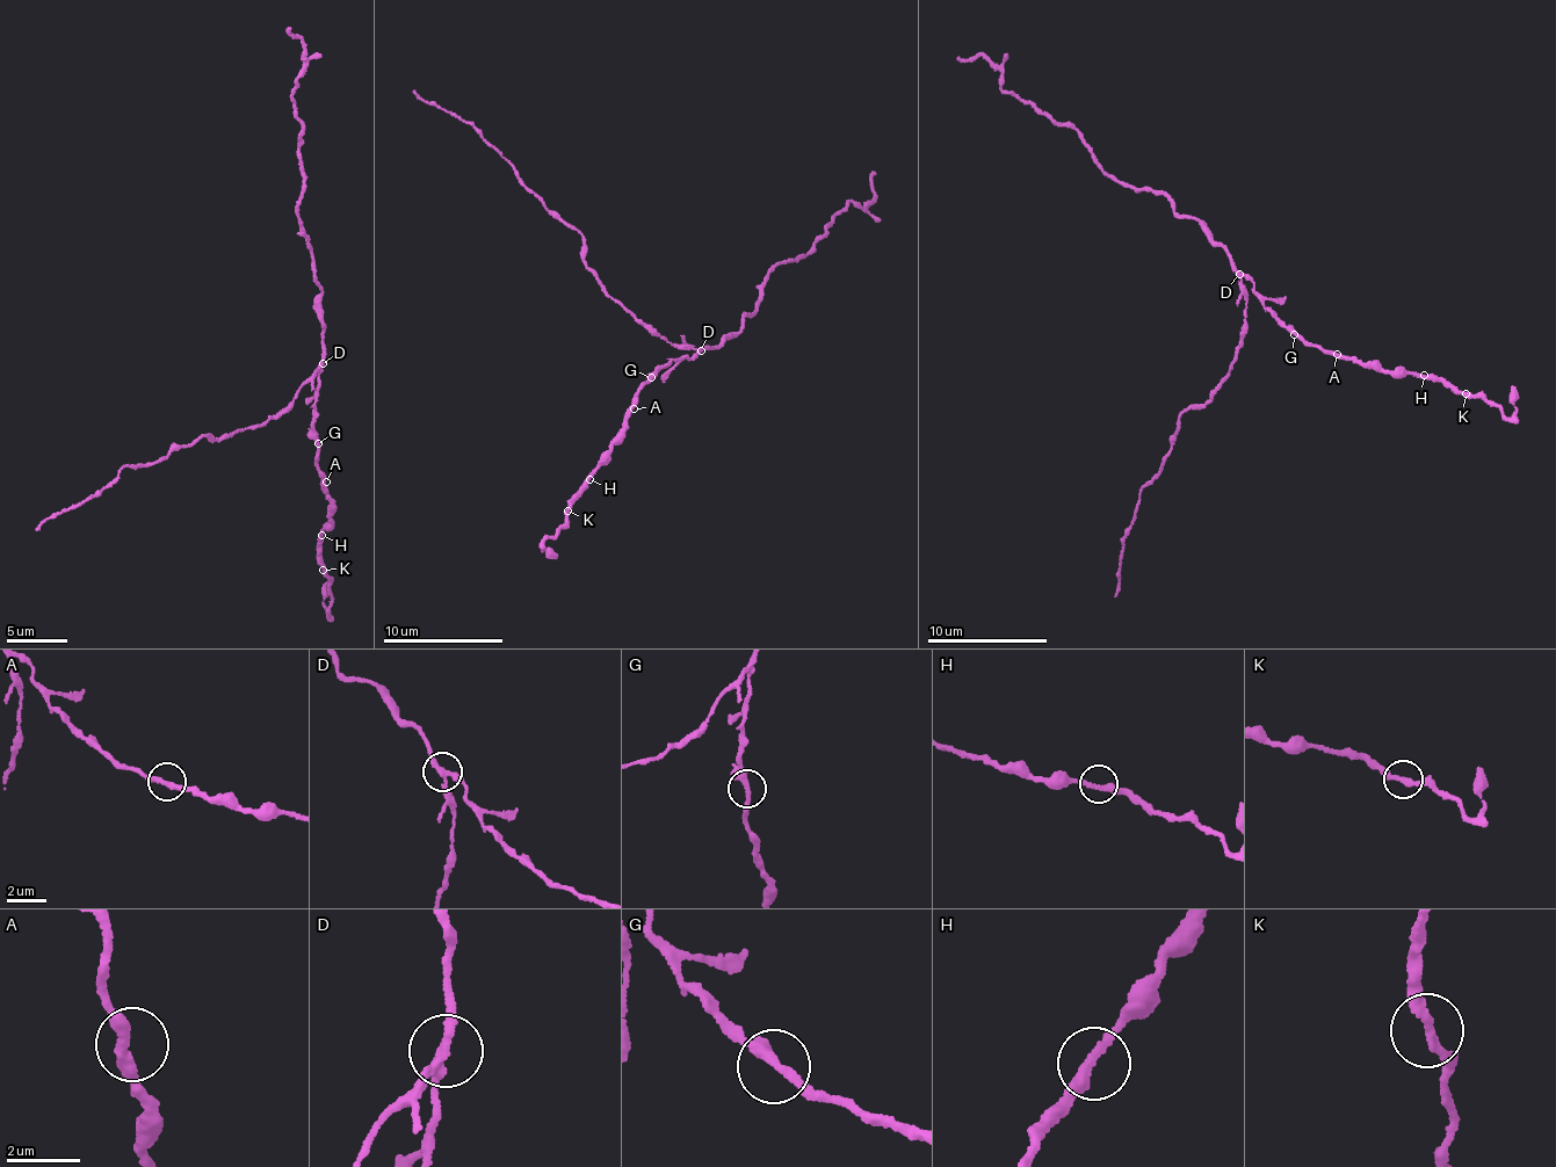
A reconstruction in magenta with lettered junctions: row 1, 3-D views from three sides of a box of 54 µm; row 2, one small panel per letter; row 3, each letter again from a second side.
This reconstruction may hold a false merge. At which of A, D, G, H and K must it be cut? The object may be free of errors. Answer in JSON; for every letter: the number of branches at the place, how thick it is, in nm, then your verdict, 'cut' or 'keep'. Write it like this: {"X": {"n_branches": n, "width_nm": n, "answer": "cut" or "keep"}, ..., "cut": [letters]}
{"A": {"n_branches": 2, "width_nm": 280, "answer": "keep"}, "D": {"n_branches": 3, "width_nm": 240, "answer": "cut"}, "G": {"n_branches": 3, "width_nm": 280, "answer": "keep"}, "H": {"n_branches": 2, "width_nm": 280, "answer": "keep"}, "K": {"n_branches": 2, "width_nm": 240, "answer": "keep"}, "cut": ["D"]}

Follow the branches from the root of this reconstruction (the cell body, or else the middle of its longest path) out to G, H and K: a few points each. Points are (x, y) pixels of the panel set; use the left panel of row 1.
G: (320, 362), (315, 405), (317, 415), (312, 428), (318, 443)
H: (320, 362), (312, 426), (320, 446), (316, 458), (333, 508), (331, 523), (321, 535)
K: (320, 362), (312, 426), (320, 446), (316, 458), (333, 508), (331, 523), (321, 535), (323, 570)

